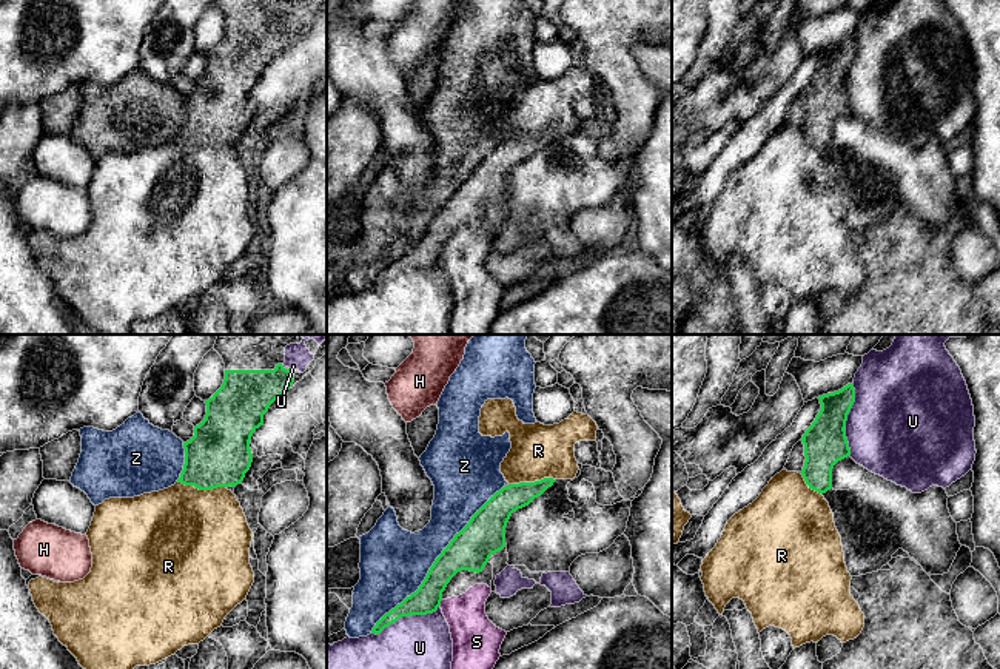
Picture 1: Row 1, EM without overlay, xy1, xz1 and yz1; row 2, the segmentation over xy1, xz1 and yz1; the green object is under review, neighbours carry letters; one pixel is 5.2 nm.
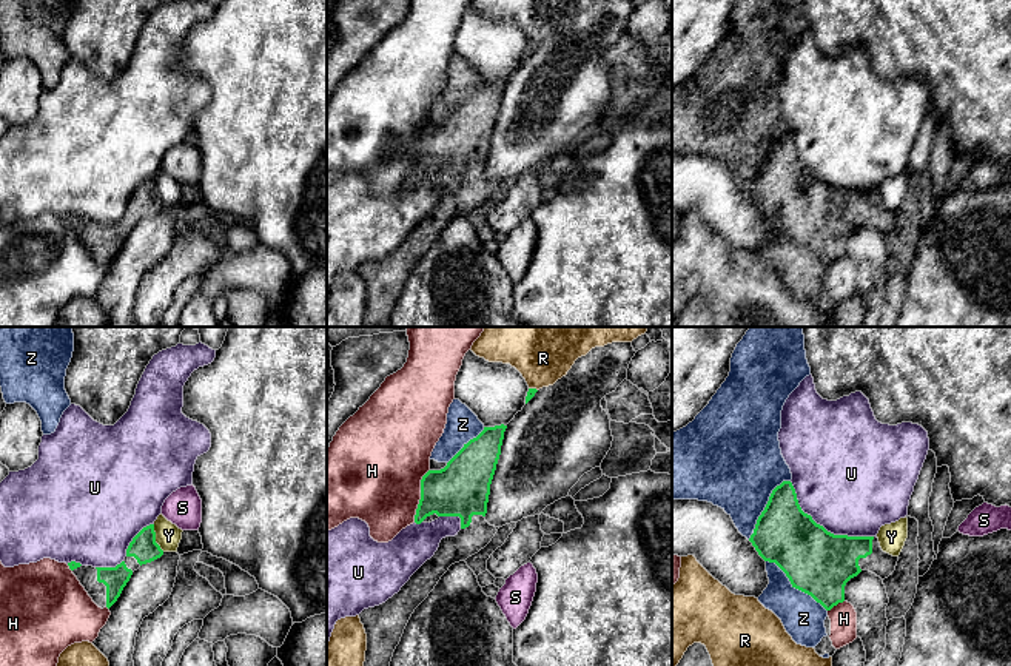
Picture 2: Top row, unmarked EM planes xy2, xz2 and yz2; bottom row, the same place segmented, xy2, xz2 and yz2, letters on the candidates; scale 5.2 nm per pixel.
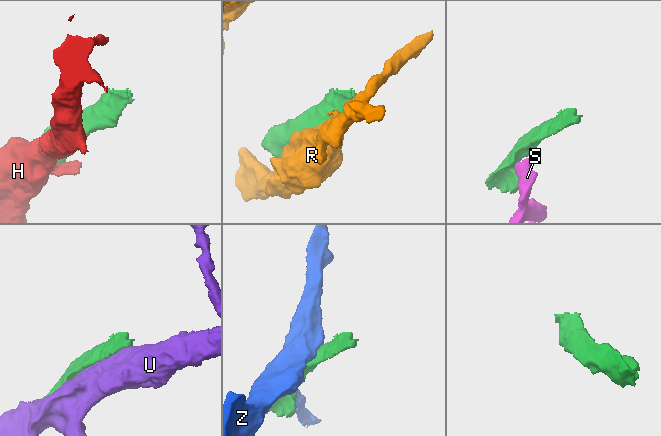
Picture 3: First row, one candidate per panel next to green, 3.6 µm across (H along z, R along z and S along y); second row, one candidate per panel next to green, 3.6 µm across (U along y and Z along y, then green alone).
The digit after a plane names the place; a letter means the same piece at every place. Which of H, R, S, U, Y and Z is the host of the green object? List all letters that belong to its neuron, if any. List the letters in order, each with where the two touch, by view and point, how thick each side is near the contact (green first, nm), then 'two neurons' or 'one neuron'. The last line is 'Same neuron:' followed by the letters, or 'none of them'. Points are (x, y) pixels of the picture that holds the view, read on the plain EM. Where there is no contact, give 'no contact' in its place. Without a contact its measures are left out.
H: xz2 (421, 150) | 280/460 nm | two neurons
R: xy1 (202, 144) | 320/500 nm | two neurons
S: xz1 (439, 258) | 150/220 nm | two neurons
U: yz2 (822, 181) | 340/500 nm | two neurons
Y: xy2 (154, 193) | 140/140 nm | two neurons
Z: xz1 (435, 216) | 220/360 nm | two neurons
Same neuron: none of them

